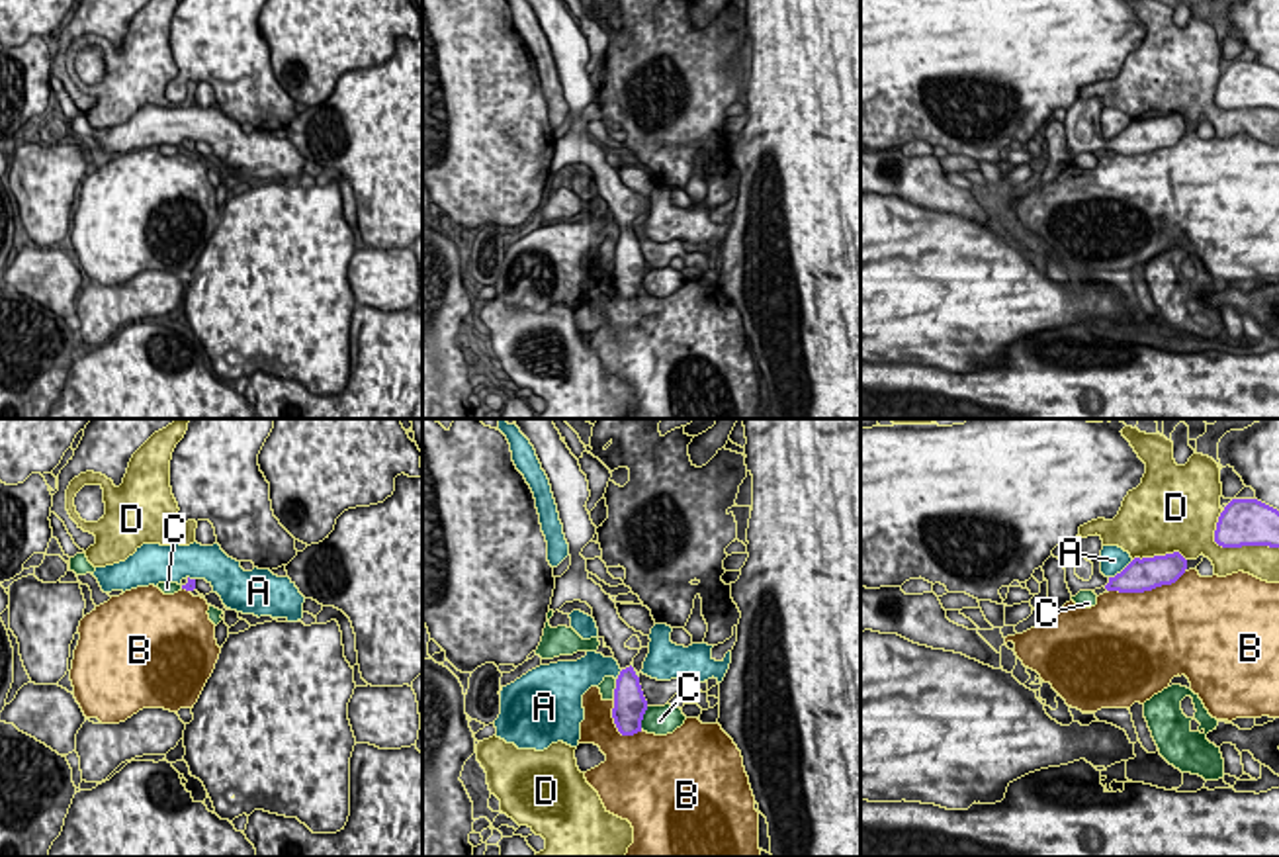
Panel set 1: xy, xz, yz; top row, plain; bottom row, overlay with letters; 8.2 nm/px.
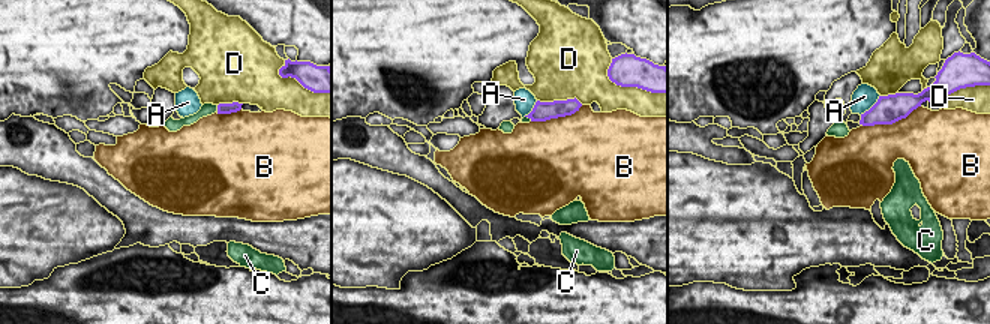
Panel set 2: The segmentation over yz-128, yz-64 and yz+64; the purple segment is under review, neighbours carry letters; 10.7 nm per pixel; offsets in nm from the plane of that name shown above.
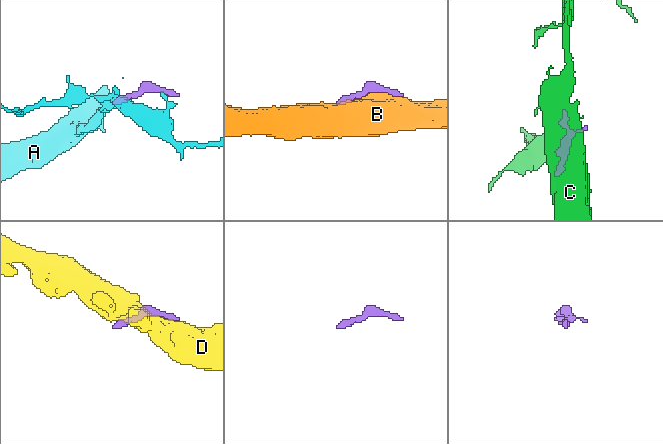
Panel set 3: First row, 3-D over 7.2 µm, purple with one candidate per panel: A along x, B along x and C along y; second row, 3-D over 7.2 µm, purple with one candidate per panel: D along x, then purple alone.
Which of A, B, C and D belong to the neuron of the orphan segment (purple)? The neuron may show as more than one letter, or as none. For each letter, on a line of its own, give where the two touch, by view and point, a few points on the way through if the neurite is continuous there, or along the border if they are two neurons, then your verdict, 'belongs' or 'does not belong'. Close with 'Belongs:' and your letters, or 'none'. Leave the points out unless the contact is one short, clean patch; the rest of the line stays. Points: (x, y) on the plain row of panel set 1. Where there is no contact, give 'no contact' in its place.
A: yz (1123, 132) | along yz (1133, 122), (1109, 139) | does not belong
B: yz (1148, 151) | does not belong
C: xz (642, 280) | does not belong
D: yz (1233, 108) | does not belong
Belongs: none

